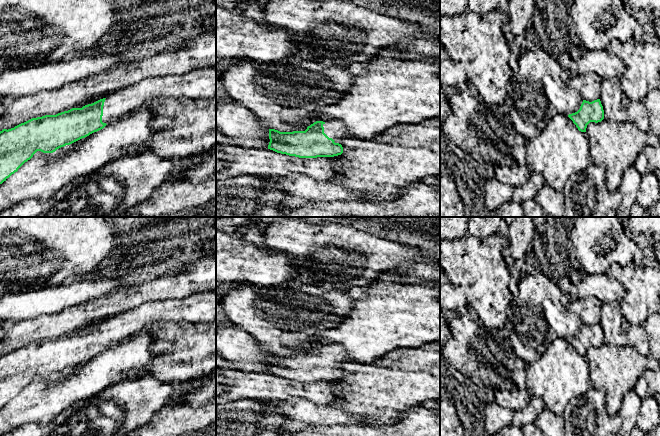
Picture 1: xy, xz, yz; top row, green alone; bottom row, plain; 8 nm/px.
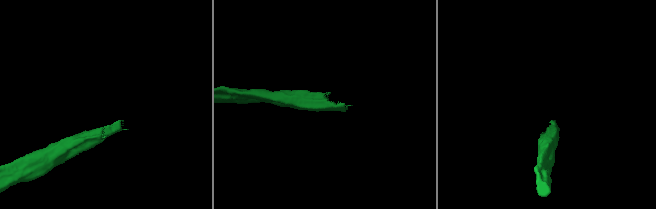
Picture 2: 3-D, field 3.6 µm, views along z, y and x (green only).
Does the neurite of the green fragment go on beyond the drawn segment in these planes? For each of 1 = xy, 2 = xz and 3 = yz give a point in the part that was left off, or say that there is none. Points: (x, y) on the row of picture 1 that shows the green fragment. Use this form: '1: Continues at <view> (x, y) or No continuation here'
1: Continues at xy (200, 83)
2: Continues at xz (335, 129)
3: No continuation here

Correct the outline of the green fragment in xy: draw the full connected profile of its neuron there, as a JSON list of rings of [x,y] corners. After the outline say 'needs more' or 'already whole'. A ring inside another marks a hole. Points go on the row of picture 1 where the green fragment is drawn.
[[[216,65],[193,69],[180,75],[146,78],[82,108],[72,108],[56,115],[32,118],[14,128],[3,129],[0,131],[0,184],[17,172],[37,151],[53,153],[61,147],[103,129],[108,123],[141,108],[155,98],[204,99],[214,96],[216,96]]] | needs more

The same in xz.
[[[316,121],[305,131],[269,129],[268,149],[299,158],[334,157],[343,153],[342,145],[334,141],[347,137],[347,128],[342,121]]] | needs more

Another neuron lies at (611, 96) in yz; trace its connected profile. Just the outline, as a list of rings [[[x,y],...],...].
[[[606,78],[601,82],[600,101],[604,110],[604,119],[625,122],[628,116],[623,107],[624,93],[619,78]]]

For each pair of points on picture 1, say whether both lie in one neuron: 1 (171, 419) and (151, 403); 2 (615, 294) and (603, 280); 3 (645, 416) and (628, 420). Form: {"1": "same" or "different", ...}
{"1": "different", "2": "same", "3": "different"}

